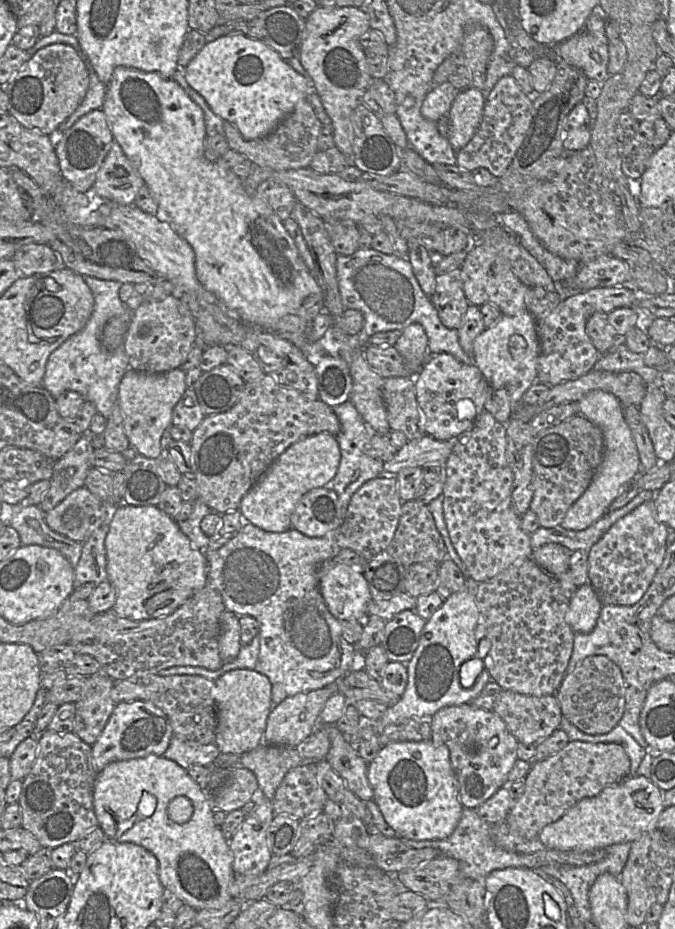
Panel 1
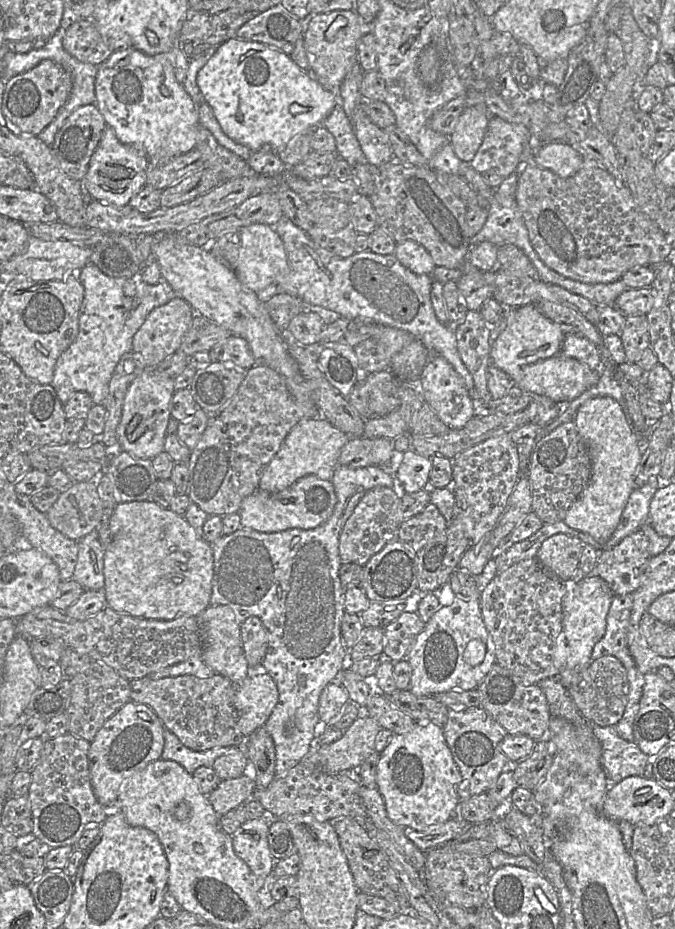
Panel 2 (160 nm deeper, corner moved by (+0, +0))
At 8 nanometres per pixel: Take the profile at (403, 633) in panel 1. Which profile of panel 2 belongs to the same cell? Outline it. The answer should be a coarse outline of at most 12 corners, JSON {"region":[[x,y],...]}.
{"region":[[403,611],[383,628],[385,658],[405,659],[425,622]]}

